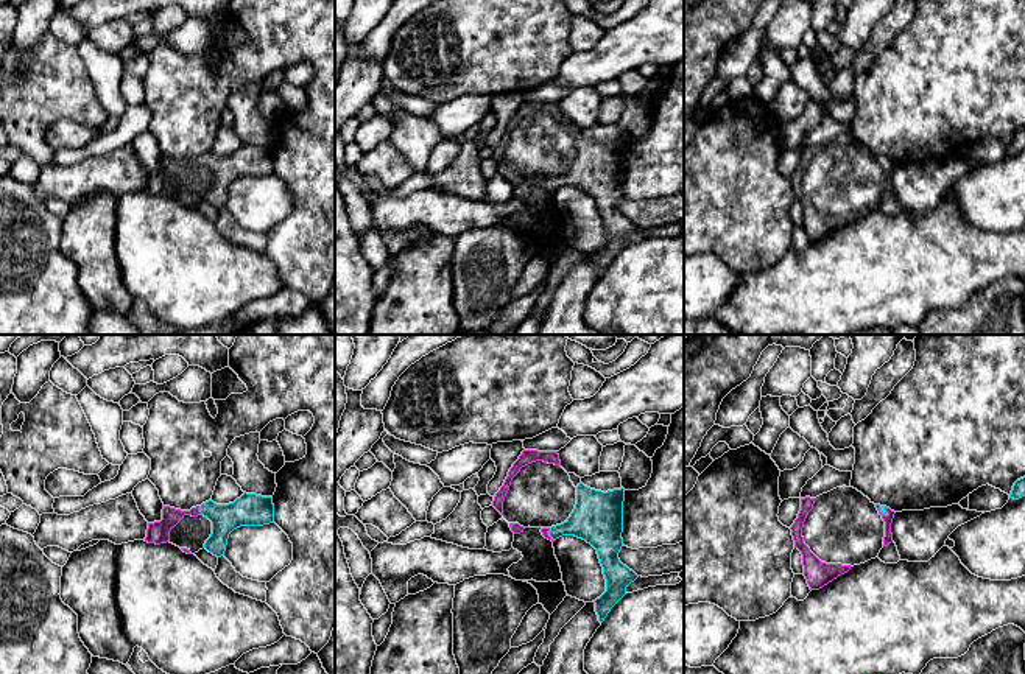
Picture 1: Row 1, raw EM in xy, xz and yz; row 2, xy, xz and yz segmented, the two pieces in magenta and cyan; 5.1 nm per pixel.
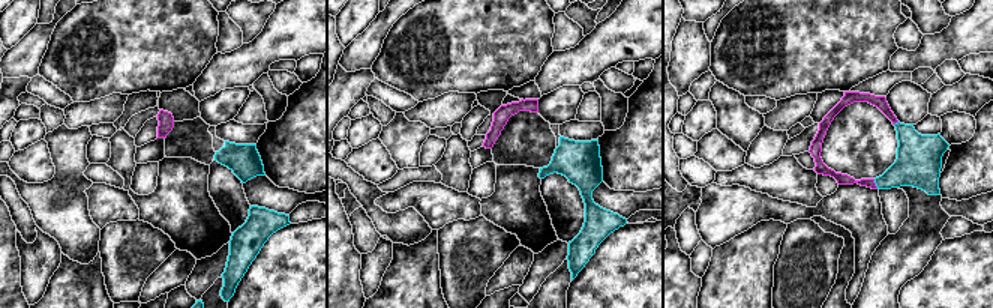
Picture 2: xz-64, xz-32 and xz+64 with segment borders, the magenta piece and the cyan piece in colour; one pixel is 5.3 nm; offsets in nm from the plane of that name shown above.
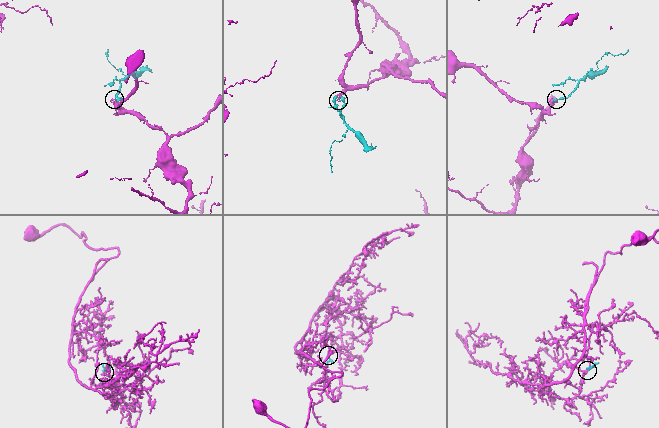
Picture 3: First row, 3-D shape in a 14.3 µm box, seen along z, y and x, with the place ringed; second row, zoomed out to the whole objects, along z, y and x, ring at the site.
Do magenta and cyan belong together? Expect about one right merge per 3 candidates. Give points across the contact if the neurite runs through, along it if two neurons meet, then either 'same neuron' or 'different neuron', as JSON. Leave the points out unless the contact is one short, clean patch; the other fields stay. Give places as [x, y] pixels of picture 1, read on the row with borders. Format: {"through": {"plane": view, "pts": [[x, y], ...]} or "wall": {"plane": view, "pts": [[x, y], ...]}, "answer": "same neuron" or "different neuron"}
{"answer": "same neuron"}

